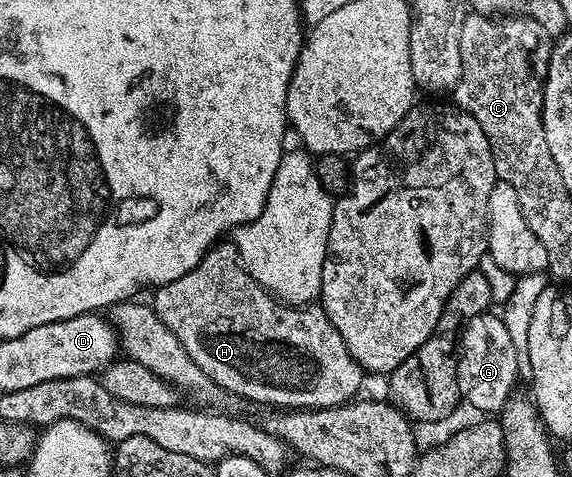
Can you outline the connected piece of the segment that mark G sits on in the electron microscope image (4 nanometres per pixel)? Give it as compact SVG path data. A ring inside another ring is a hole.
M487 312L467 322L460 335L458 352L458 387L462 393L461 401L465 405L467 402L474 410L501 411L506 401L515 393L514 384L519 383L519 380L516 347L508 334L508 328L505 327L505 320L497 313L494 315L494 312Z

